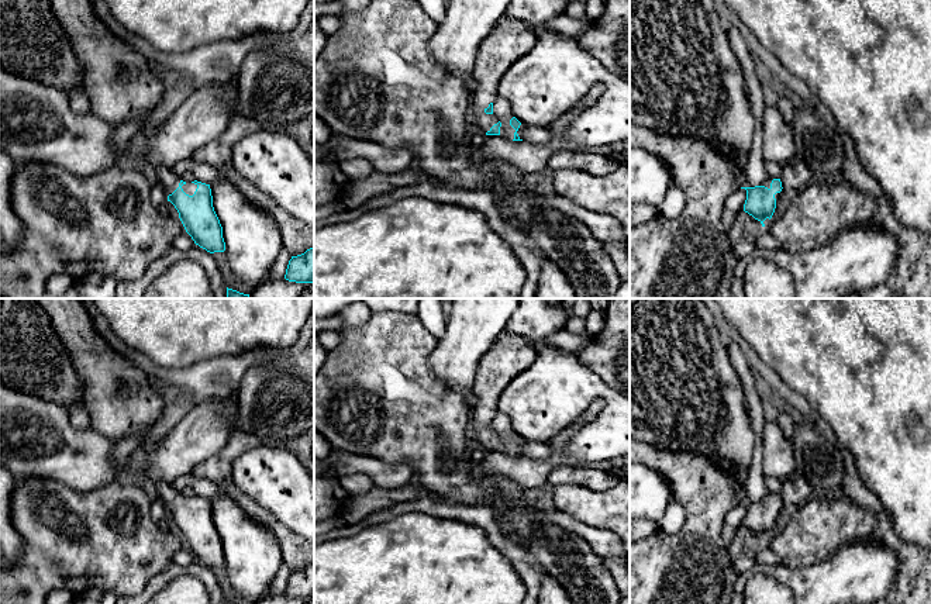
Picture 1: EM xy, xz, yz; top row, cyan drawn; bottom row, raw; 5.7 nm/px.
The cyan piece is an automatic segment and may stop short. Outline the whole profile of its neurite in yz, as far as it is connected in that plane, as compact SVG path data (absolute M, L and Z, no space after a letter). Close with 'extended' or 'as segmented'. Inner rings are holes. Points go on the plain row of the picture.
M630 438L630 463L641 463L658 472L670 484L672 494L675 500L682 504L685 510L685 517L686 517L683 528L676 534L666 534L661 531L659 534L649 536L644 541L637 541L637 542L630 543L630 604L731 604L731 593L735 584L737 572L734 569L732 559L728 556L728 552L725 549L725 541L723 535L725 514L737 504L745 504L746 515L744 520L744 527L752 531L755 535L758 535L762 539L762 542L765 542L763 536L766 534L769 535L772 534L776 524L776 518L783 511L782 508L783 503L782 503L780 494L769 493L762 501L748 503L746 501L746 483L739 483L734 473L723 472L707 458L701 455L696 455L696 453L673 452L673 451L661 449L651 445L644 445L631 438Z; extended

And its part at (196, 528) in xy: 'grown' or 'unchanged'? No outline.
grown

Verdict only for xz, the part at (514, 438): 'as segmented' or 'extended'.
extended

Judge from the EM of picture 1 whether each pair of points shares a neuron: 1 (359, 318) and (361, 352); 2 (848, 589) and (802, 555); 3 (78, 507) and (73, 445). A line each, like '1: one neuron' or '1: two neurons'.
1: two neurons
2: two neurons
3: two neurons

